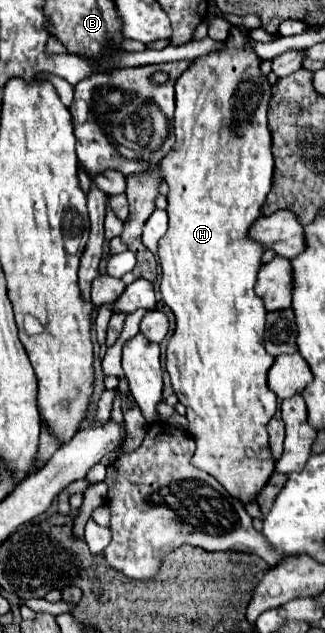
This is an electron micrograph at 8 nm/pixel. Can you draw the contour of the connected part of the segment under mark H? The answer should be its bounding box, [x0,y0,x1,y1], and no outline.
[159,27,277,503]

